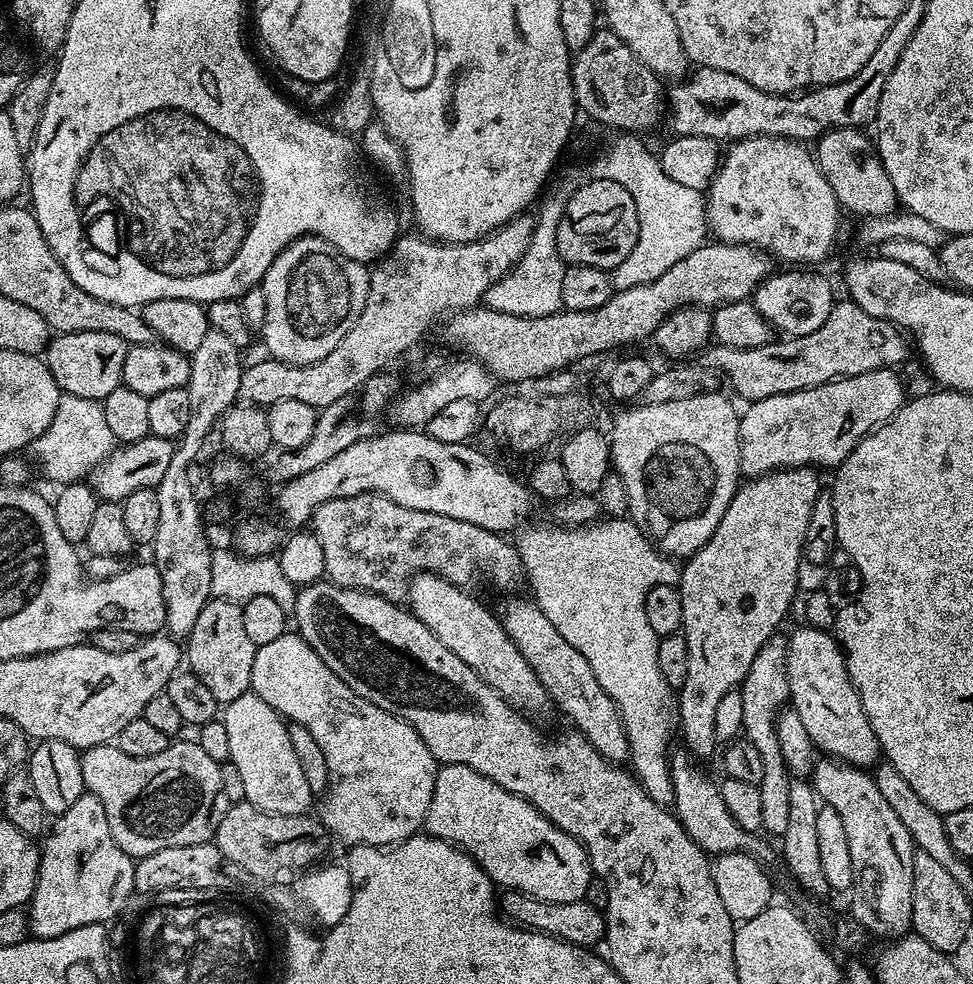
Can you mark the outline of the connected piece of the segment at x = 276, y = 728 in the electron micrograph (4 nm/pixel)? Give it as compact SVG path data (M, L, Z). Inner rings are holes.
M246 690L242 694L242 698L234 698L233 700L227 701L222 708L222 721L227 731L227 739L230 741L230 752L228 760L234 766L238 766L238 774L242 777L242 790L244 791L244 800L247 803L258 806L264 812L273 812L274 814L282 814L283 816L303 816L309 811L308 808L313 807L314 794L310 790L310 782L306 782L306 774L302 774L302 766L298 762L298 754L294 754L294 745L290 742L290 734L288 733L288 724L286 723L283 716L272 708L266 702L262 702L262 698L258 698L256 693L251 690Z

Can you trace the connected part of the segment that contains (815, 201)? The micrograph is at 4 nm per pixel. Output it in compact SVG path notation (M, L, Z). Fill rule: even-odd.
M747 136L727 145L719 168L706 189L708 230L722 244L751 244L777 261L789 260L792 266L816 266L828 256L836 231L840 228L842 209L830 182L816 164L816 157L798 140L781 136Z

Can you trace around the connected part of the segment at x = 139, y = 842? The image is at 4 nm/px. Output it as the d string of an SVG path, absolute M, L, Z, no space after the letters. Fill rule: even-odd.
M191 739L190 741L179 740L169 742L166 750L162 750L162 754L154 754L151 758L130 758L130 754L122 754L122 750L118 750L115 743L112 742L83 749L80 757L80 765L82 766L82 778L84 779L85 789L91 795L98 797L102 802L102 810L106 810L106 822L110 826L110 834L114 838L114 842L118 842L118 846L127 856L139 858L154 854L158 850L170 850L170 846L194 846L195 844L209 843L213 839L214 817L217 815L216 803L221 803L222 800L222 774L220 773L220 764L216 763L214 758L210 758L197 742L193 742Z

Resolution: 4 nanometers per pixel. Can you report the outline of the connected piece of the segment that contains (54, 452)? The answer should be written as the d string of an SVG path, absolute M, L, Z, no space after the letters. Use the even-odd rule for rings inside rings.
M61 393L54 419L47 430L35 440L32 451L41 472L50 480L65 485L77 483L113 451L116 441L107 425L101 401Z

